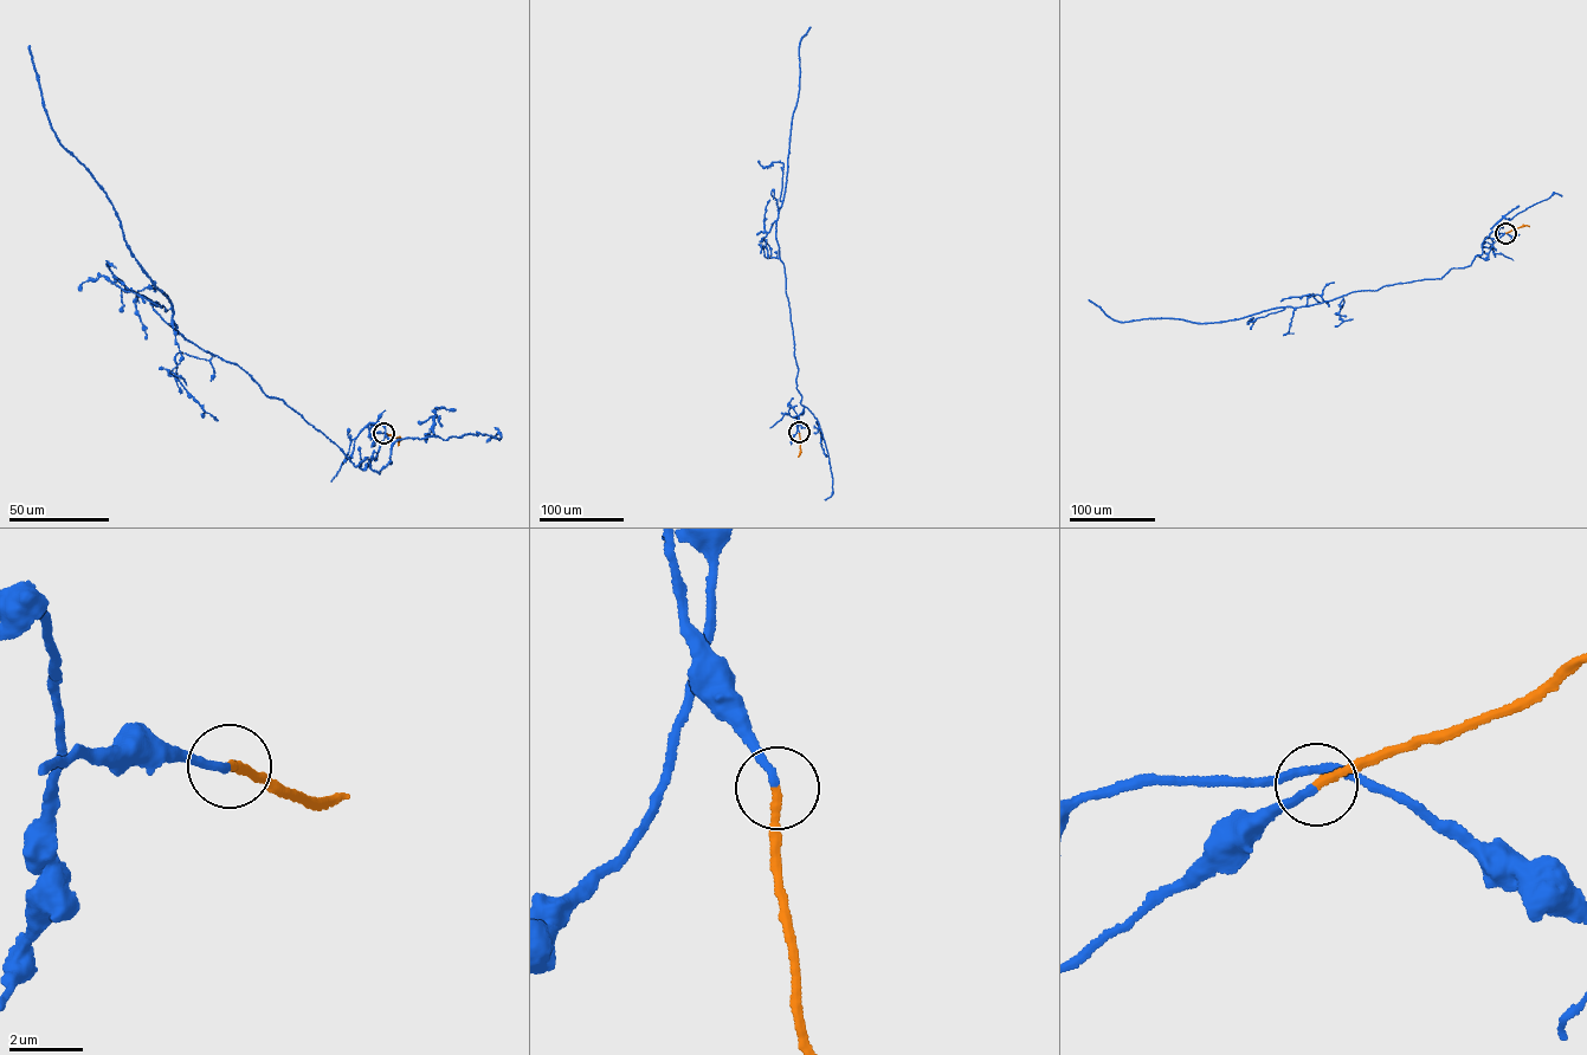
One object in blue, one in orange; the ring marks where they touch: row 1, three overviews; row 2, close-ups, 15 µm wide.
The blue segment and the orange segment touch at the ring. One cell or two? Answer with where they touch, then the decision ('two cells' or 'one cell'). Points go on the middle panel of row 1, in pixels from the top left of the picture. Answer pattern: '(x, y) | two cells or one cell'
(799, 432) | one cell

